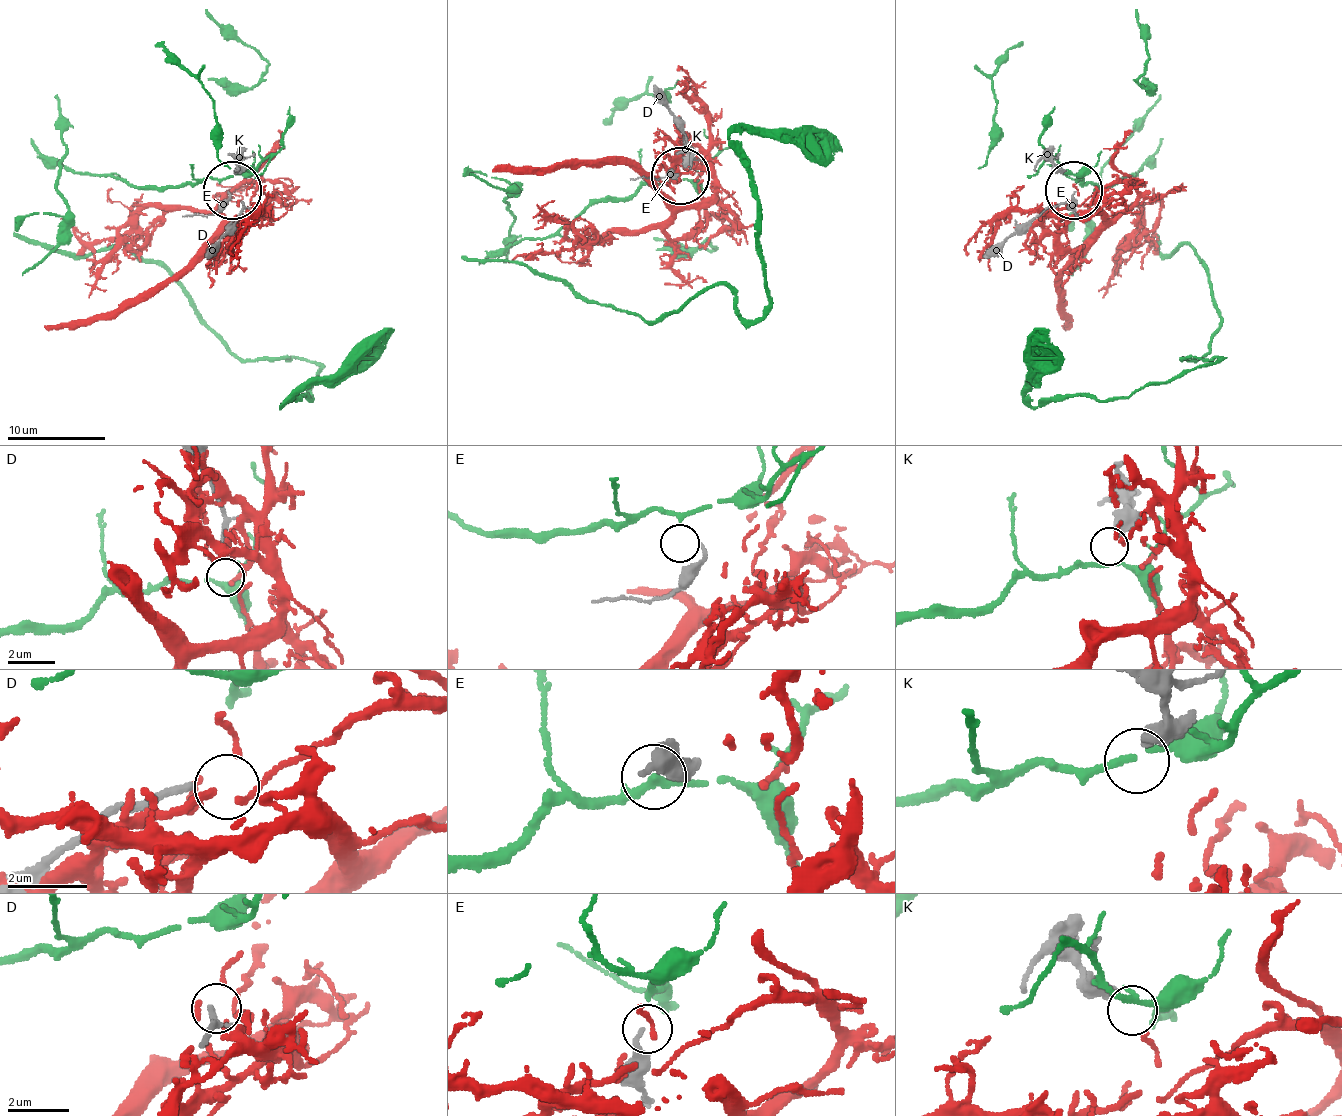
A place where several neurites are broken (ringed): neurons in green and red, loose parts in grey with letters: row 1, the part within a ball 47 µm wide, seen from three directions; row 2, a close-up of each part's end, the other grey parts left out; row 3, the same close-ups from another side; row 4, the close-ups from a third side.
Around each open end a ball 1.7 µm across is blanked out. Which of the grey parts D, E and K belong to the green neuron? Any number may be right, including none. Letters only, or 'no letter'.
E

